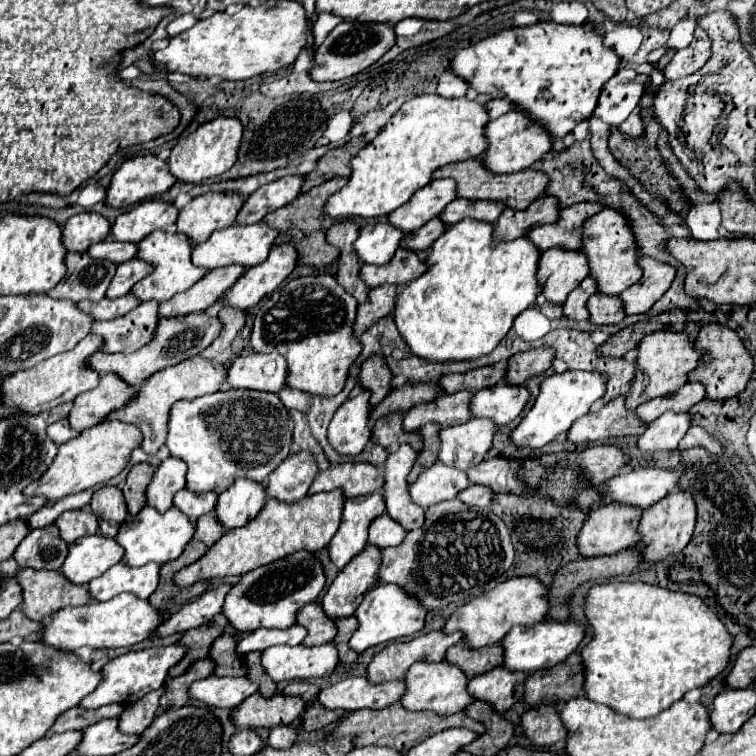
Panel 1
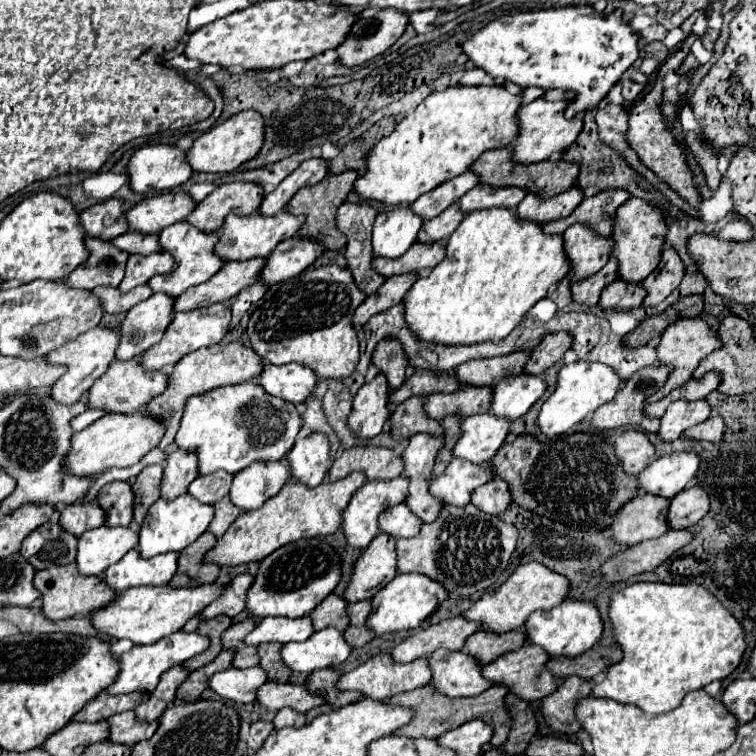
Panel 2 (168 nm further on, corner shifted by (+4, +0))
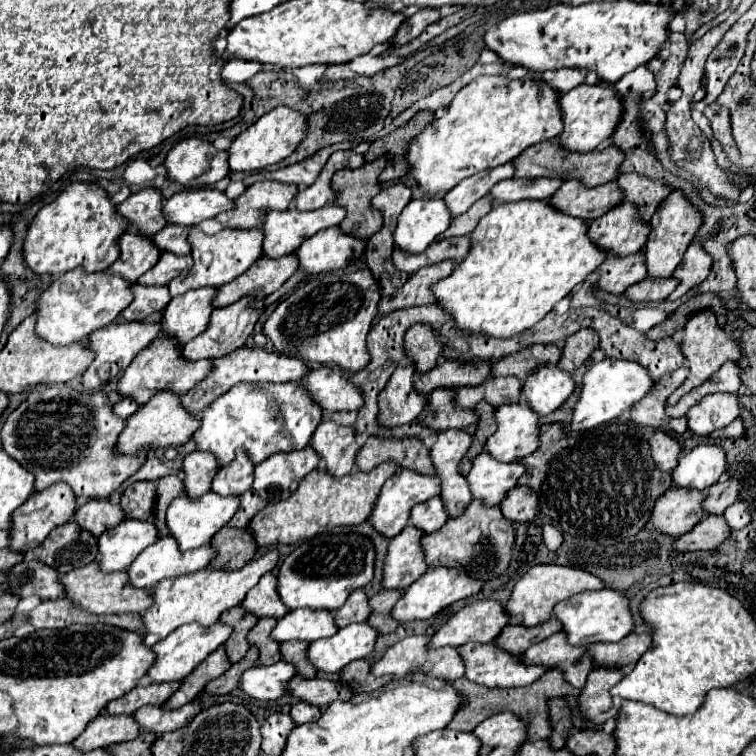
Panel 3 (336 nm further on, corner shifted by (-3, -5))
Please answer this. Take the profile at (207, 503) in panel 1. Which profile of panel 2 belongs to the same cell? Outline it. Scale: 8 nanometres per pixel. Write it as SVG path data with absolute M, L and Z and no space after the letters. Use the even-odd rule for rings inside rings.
M212 473L212 475L206 475L206 477L196 477L190 483L188 493L204 505L214 505L222 497L228 495L230 483L232 483L230 473Z

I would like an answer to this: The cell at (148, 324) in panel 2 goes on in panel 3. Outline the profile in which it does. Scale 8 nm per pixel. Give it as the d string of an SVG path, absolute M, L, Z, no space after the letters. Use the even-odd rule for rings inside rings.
M207 286L203 290L189 290L187 294L173 298L167 304L167 310L163 312L161 334L175 336L183 344L205 332L211 320L211 312L215 310L215 292L215 286Z

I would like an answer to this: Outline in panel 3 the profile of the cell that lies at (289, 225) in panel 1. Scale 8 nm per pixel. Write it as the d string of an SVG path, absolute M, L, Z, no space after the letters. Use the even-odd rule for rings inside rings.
M377 158L373 162L363 164L361 168L355 170L339 170L333 178L335 182L335 190L339 190L339 198L335 200L337 206L343 206L347 210L347 218L341 222L341 230L367 240L371 234L375 234L377 230L381 230L383 226L383 214L371 206L373 196L377 196L381 192L381 184L379 184L379 174L383 172L383 168L387 166L387 158Z

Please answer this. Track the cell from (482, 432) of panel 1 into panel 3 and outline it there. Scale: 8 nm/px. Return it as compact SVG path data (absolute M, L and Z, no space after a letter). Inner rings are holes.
M527 402L499 406L497 432L487 440L485 450L501 462L513 462L533 454L539 448L539 420L539 414Z

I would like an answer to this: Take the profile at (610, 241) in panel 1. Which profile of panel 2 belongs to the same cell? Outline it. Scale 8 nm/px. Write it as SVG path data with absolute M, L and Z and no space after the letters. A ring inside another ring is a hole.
M628 199L624 205L616 209L614 217L614 229L612 229L612 257L618 261L618 277L626 283L642 283L648 273L656 269L660 263L660 253L664 245L664 217L660 217L660 211L640 199Z

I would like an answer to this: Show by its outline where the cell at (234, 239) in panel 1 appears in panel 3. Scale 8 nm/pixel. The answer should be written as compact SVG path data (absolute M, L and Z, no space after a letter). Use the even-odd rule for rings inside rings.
M331 204L311 212L299 212L299 210L271 212L265 216L263 222L263 232L265 232L263 254L269 258L293 254L303 240L311 238L319 230L341 224L345 214L347 214L345 208Z

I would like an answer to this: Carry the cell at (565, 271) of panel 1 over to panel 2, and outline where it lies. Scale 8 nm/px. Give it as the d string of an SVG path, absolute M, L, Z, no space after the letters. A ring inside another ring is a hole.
M572 225L564 233L564 253L570 261L570 283L582 281L600 271L612 253L612 241L596 237L584 225Z

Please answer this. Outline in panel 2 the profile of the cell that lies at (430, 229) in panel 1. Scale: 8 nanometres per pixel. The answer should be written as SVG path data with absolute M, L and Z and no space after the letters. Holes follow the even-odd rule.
M454 203L450 205L446 211L442 211L436 219L432 221L424 221L416 241L420 243L432 243L432 241L446 241L450 237L450 233L460 225L460 221L464 219L464 213L460 211L460 207Z

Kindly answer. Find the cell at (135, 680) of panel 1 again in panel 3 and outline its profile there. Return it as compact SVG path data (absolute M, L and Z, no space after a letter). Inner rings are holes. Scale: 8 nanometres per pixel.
M195 622L181 626L171 636L163 638L161 642L157 642L153 646L157 660L147 674L147 682L173 682L173 680L189 676L197 664L201 664L211 652L215 652L221 644L225 644L225 640L231 636L231 632L233 632L233 628L223 622L215 622L211 626L199 626Z

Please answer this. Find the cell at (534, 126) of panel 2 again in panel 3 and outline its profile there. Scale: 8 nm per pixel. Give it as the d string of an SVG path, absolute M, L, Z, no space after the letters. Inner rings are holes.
M585 84L561 96L561 110L563 110L563 122L565 122L565 130L559 136L561 146L575 152L589 152L589 150L595 150L607 138L611 138L613 132L617 130L617 124L623 116L623 98L615 90L615 84L605 84L605 86Z

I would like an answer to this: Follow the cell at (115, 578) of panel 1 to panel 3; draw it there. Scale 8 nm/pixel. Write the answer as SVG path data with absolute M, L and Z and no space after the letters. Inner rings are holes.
M173 536L159 538L153 546L145 548L131 564L129 578L137 588L153 588L163 578L177 578L203 570L215 558L215 548L201 546L181 552Z

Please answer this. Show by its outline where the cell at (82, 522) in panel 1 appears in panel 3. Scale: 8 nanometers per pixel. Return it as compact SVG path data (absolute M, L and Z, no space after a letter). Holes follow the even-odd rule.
M89 500L77 508L73 518L83 530L99 536L103 530L117 526L125 518L125 512L119 504L111 504L109 500Z

